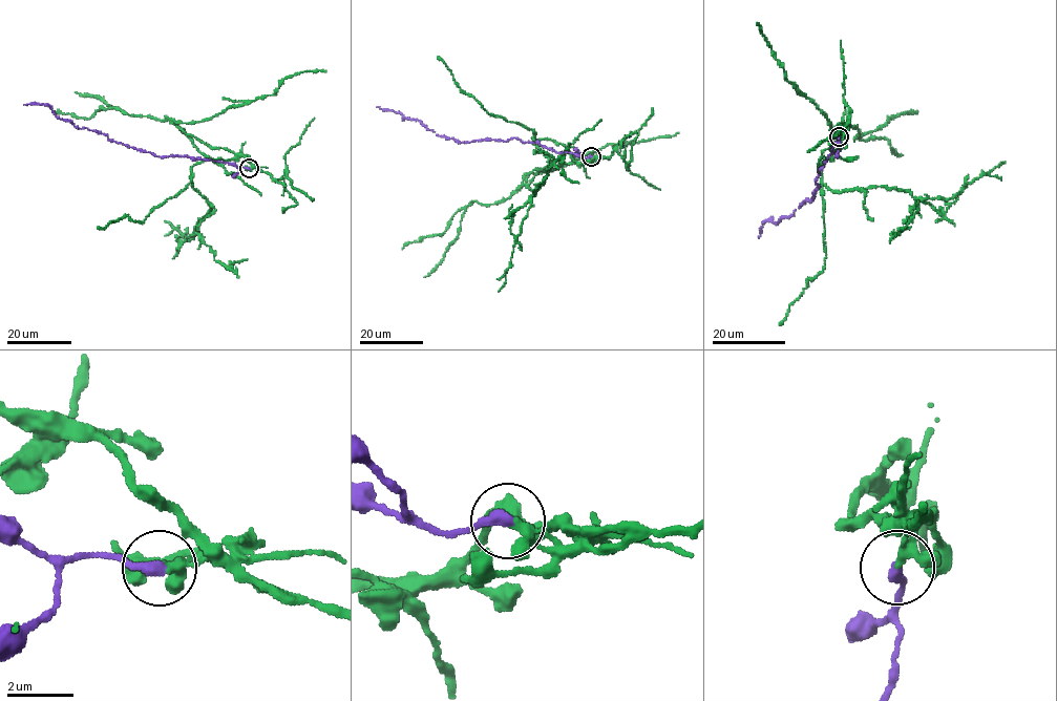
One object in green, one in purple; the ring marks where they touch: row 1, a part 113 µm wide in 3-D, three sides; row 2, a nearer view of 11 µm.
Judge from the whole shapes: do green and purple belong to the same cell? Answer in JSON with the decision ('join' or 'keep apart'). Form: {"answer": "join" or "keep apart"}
{"answer": "keep apart"}

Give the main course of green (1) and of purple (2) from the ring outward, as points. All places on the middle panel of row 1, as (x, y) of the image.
1: (591, 156), (574, 161), (562, 144), (532, 137), (549, 166), (529, 199), (558, 158), (567, 178), (578, 183)
2: (591, 156), (556, 152), (514, 137), (458, 142), (437, 135), (419, 121), (377, 106)

